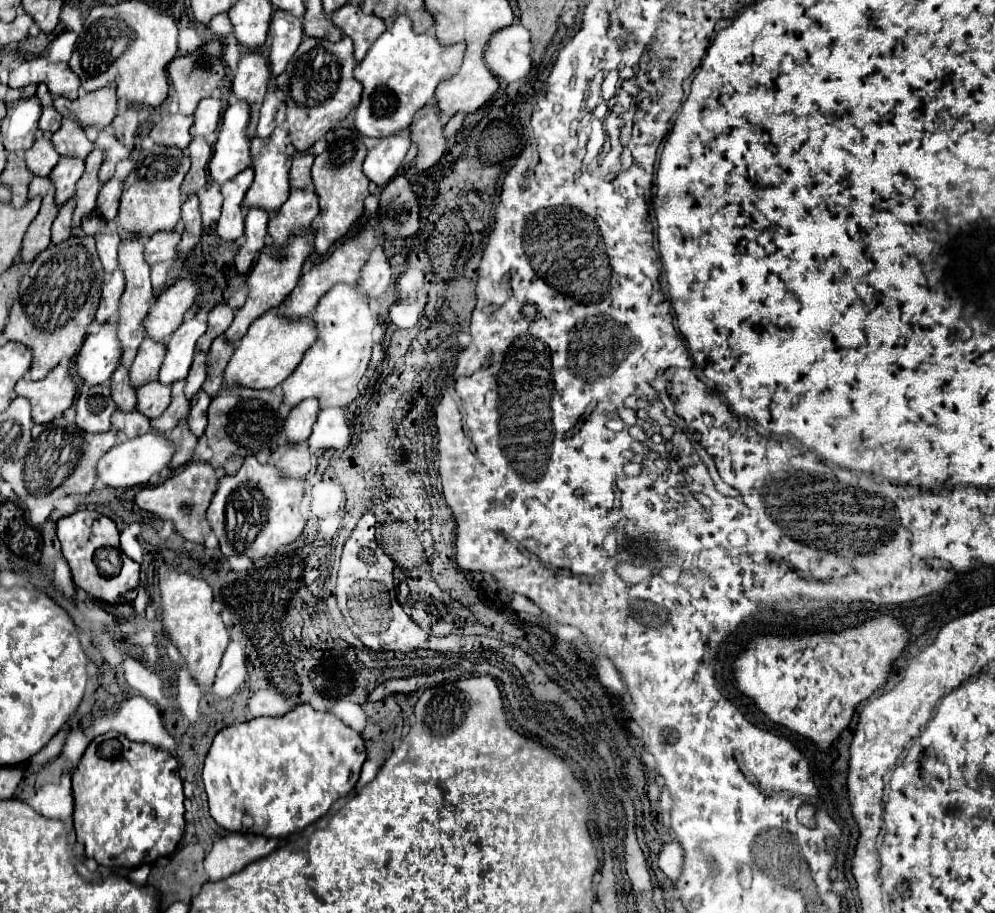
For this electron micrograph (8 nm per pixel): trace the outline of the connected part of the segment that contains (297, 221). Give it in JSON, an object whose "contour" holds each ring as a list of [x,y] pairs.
{"contour":[[[293,189],[289,199],[285,201],[285,205],[281,205],[281,209],[269,219],[269,235],[273,237],[273,243],[277,247],[283,247],[289,239],[289,235],[293,235],[293,231],[303,231],[305,227],[309,227],[313,223],[313,219],[319,215],[319,197],[313,189]]]}

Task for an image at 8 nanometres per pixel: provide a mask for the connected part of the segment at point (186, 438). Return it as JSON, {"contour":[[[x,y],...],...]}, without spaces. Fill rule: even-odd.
{"contour":[[[187,421],[177,423],[177,427],[171,429],[169,439],[173,439],[173,443],[175,443],[175,455],[171,459],[171,467],[175,469],[175,467],[181,467],[181,465],[189,463],[191,457],[195,455],[195,447],[197,447],[199,439],[191,433]]]}

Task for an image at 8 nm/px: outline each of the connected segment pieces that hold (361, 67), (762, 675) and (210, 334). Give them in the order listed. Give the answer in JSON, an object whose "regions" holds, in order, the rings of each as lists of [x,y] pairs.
{"regions":[[[[399,15],[393,25],[371,45],[371,49],[367,51],[365,59],[361,63],[357,63],[355,67],[355,77],[361,81],[363,85],[363,95],[361,95],[361,103],[355,111],[355,127],[361,135],[367,137],[389,137],[395,135],[399,131],[405,131],[411,127],[415,113],[425,107],[427,103],[433,103],[433,95],[435,95],[435,87],[439,85],[441,79],[447,79],[449,75],[453,75],[453,71],[457,71],[457,67],[461,65],[465,53],[465,43],[455,43],[455,45],[443,45],[435,35],[431,33],[415,33],[413,31],[413,21],[409,19],[409,15]]],[[[875,617],[861,627],[845,629],[843,633],[815,633],[811,637],[775,637],[753,635],[747,649],[735,659],[733,673],[737,687],[755,701],[755,705],[775,723],[785,725],[799,735],[815,741],[819,749],[827,749],[839,733],[849,725],[855,707],[873,695],[889,677],[891,663],[907,645],[905,627],[893,617]]],[[[215,305],[213,309],[211,309],[211,313],[209,313],[209,327],[207,327],[207,331],[205,331],[205,335],[199,339],[199,343],[197,343],[197,347],[199,347],[199,351],[209,351],[209,347],[211,347],[211,343],[213,343],[213,339],[217,337],[217,335],[223,335],[225,331],[227,331],[227,327],[231,325],[231,321],[233,321],[233,315],[235,315],[235,311],[229,307],[229,305]]]]}

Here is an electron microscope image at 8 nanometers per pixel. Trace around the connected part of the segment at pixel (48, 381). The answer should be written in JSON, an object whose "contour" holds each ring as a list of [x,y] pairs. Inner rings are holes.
{"contour":[[[59,365],[41,381],[19,379],[15,393],[31,401],[35,423],[49,423],[75,403],[77,383],[69,365]]]}

